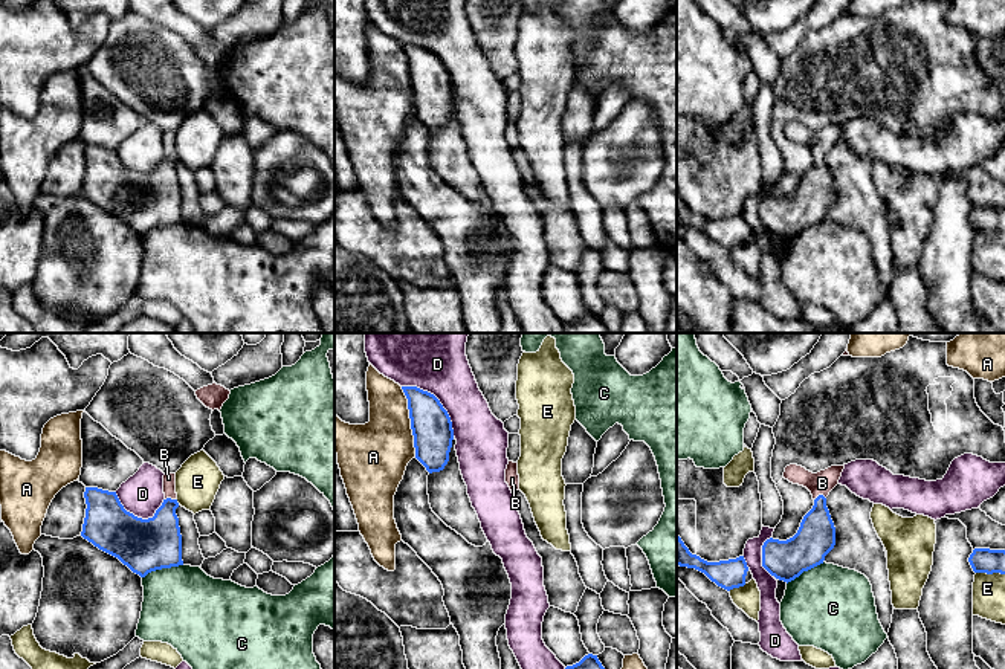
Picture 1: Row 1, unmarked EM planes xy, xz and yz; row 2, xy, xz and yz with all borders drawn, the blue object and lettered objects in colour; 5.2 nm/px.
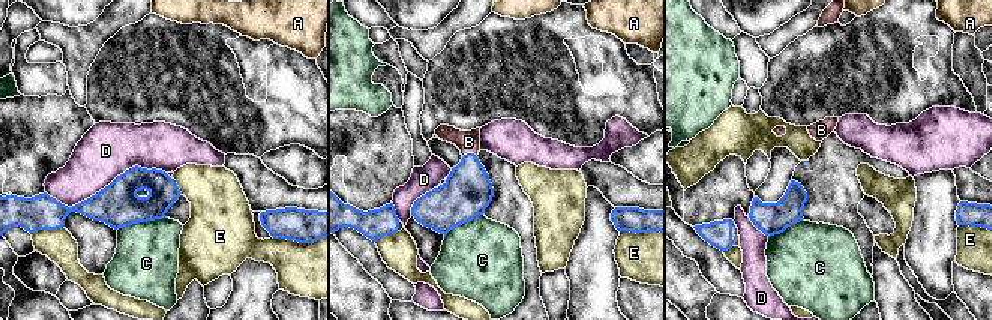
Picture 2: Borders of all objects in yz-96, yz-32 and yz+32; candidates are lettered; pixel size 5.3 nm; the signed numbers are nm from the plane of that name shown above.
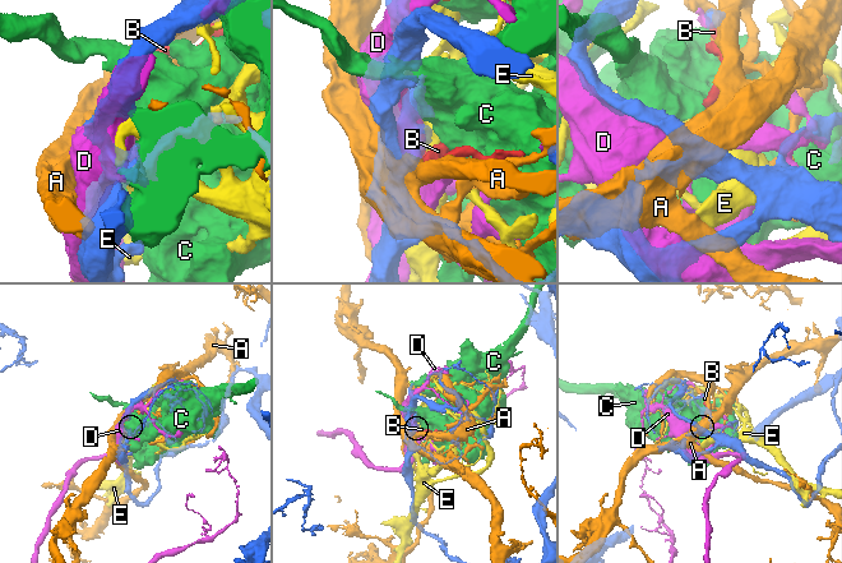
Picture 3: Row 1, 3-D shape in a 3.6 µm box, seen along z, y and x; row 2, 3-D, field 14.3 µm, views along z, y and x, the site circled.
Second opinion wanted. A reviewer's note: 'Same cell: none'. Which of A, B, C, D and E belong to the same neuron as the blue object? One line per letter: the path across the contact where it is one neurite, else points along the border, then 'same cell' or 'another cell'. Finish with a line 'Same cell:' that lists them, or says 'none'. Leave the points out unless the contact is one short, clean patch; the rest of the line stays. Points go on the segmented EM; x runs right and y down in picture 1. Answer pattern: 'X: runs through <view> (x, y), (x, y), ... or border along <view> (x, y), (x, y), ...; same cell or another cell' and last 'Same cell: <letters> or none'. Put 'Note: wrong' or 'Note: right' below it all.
A: another cell
B: runs through xy (156, 542), (165, 523), (170, 498), (168, 478); same cell
C: another cell
D: another cell
E: another cell
Same cell: B
Note: wrong

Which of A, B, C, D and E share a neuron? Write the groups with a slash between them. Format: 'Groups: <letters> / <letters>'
Groups: A / B / C / D / E

